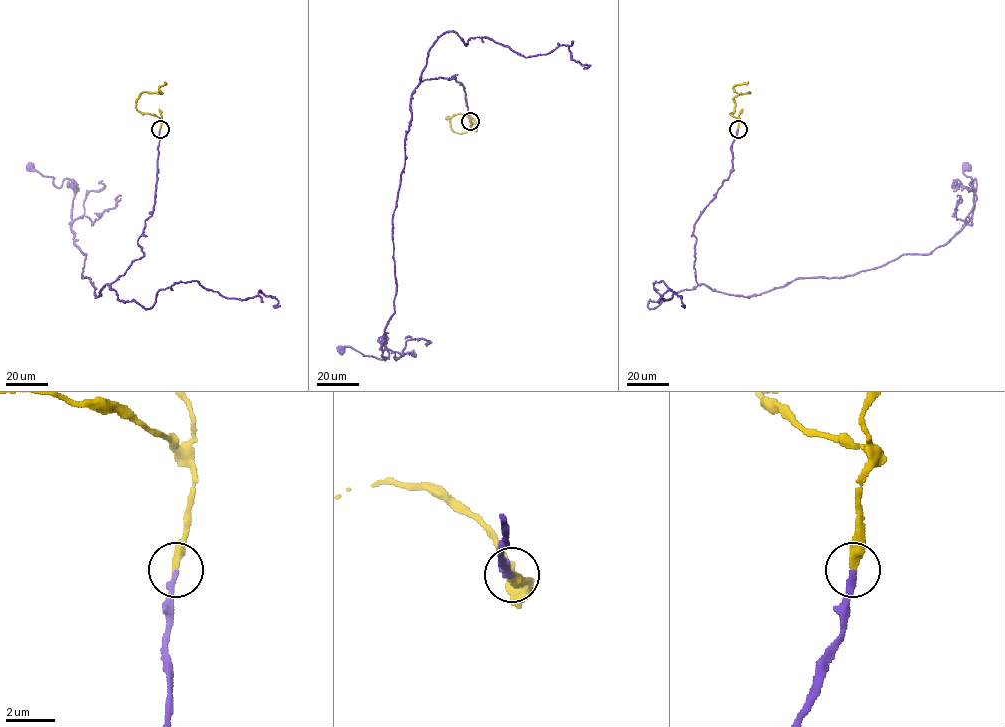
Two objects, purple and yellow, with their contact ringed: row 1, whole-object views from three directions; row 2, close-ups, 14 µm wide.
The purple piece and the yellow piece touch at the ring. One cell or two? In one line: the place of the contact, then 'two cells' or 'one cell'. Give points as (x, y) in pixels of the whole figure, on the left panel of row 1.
(160, 129) | one cell

